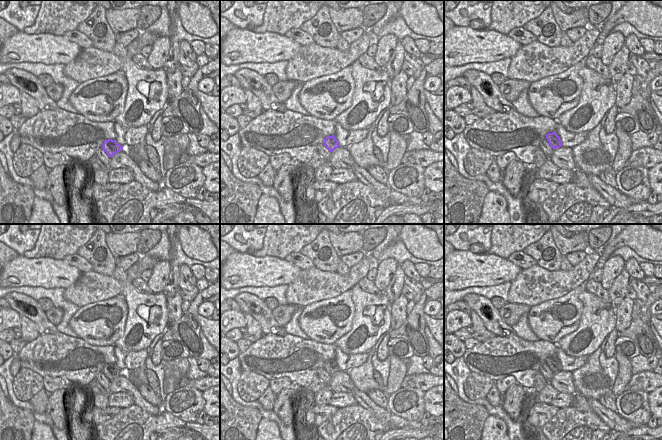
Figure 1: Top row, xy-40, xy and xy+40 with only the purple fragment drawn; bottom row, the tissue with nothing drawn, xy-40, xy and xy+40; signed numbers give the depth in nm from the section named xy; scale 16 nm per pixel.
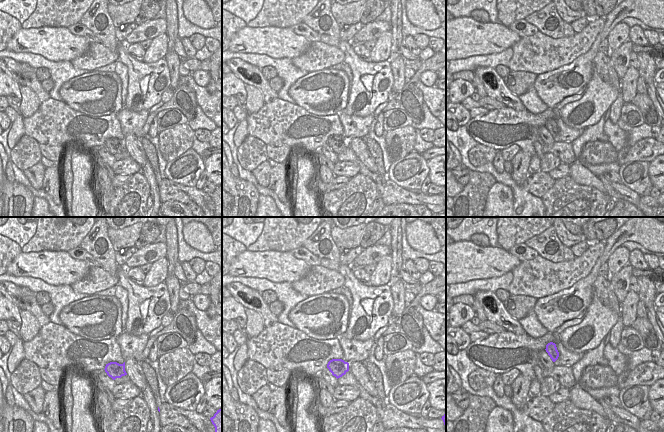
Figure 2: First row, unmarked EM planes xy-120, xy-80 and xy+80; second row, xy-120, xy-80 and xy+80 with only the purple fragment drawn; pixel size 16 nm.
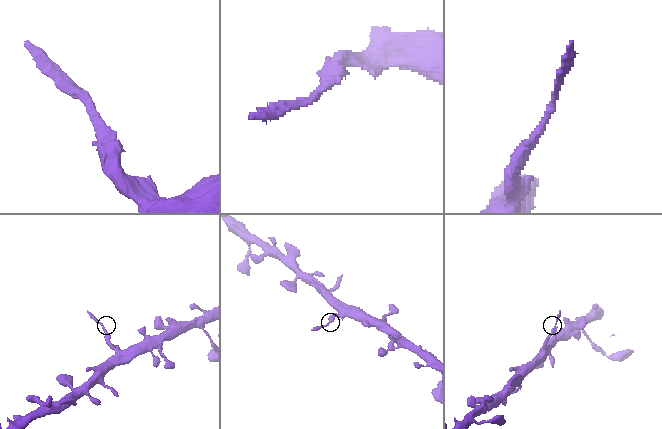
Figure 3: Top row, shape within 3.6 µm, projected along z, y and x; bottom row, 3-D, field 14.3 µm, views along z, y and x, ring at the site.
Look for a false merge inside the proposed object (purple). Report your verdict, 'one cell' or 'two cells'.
two cells

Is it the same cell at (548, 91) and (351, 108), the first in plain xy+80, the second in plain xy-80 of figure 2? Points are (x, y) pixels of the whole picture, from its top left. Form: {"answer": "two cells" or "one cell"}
{"answer": "two cells"}

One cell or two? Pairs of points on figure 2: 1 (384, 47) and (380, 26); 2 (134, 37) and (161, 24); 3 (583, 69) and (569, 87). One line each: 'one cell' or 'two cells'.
1: two cells
2: one cell
3: one cell

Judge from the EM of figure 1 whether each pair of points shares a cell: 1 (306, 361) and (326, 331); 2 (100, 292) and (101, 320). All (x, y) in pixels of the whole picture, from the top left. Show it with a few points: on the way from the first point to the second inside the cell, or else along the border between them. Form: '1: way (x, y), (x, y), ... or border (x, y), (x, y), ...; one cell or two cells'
1: border (310, 339), (316, 342), (334, 344); two cells
2: border (120, 293), (80, 307); two cells

